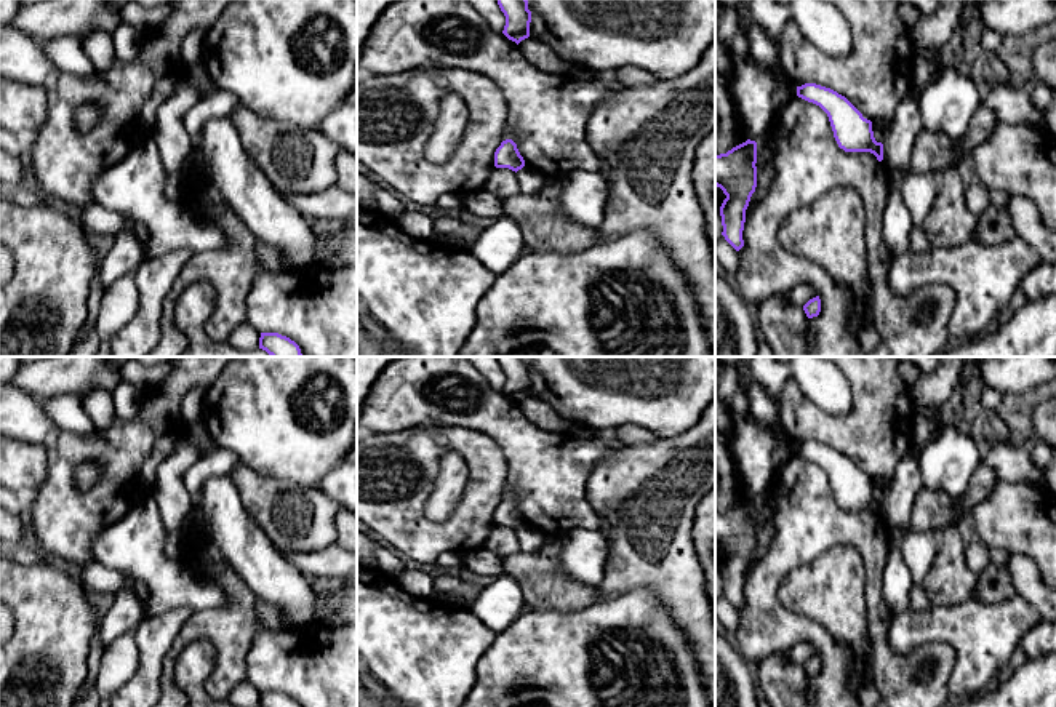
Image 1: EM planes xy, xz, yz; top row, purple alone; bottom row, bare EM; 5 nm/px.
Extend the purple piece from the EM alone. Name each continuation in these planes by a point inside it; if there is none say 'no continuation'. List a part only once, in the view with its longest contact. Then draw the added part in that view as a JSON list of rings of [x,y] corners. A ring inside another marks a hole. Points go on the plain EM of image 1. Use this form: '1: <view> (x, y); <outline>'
no continuation

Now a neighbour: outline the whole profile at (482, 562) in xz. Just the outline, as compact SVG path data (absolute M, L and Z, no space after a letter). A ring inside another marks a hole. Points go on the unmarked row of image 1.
M485 549L467 552L462 557L464 566L474 571L475 574L494 579L502 576L502 558Z

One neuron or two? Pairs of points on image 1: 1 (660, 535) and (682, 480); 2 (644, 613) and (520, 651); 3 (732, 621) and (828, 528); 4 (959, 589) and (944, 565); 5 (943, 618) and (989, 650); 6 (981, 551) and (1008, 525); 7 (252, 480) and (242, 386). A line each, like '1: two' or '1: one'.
1: one
2: one
3: two
4: one
5: one
6: two
7: two

